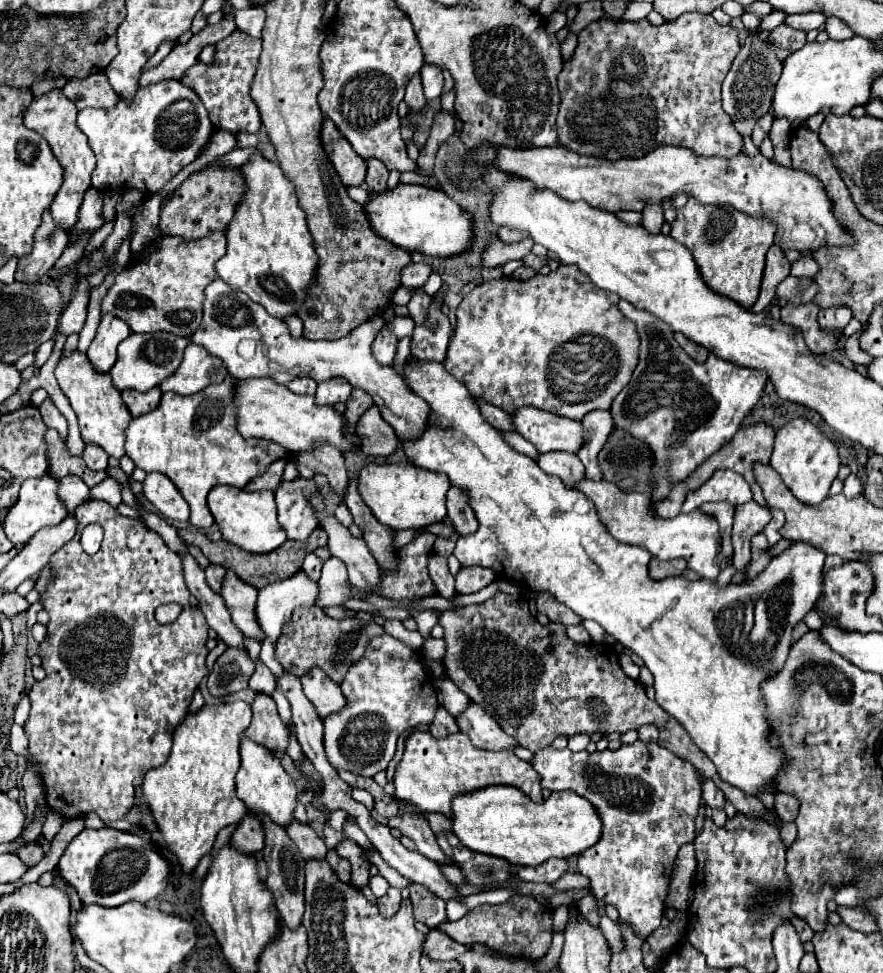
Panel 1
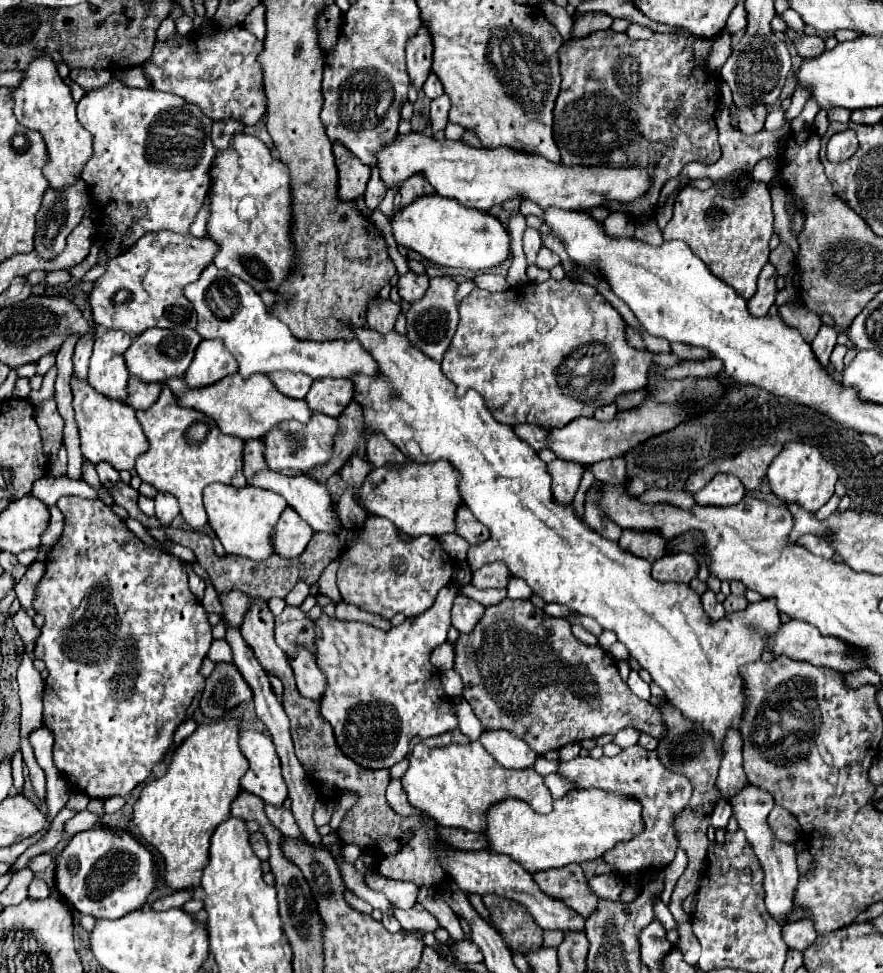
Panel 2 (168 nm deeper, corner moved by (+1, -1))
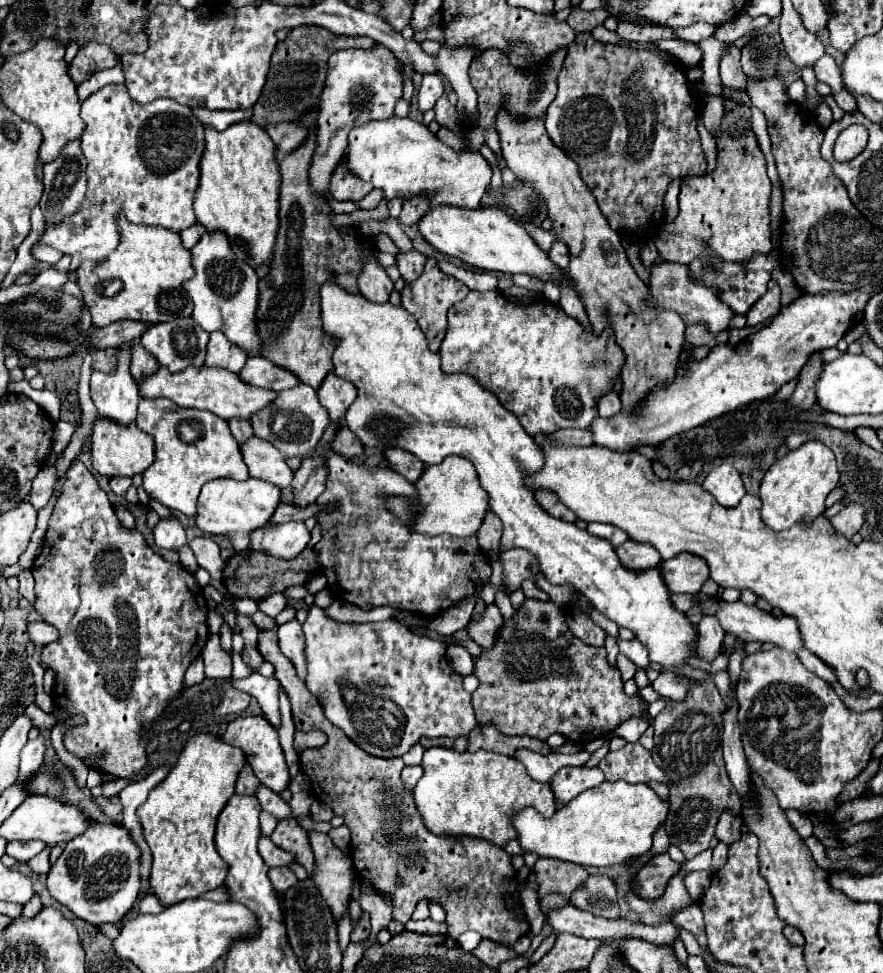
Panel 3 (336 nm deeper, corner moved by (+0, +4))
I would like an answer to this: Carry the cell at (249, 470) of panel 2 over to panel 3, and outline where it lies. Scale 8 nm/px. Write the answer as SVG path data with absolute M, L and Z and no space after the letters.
M232 419L230 425L230 431L232 435L236 437L236 441L242 445L246 443L250 437L254 437L254 431L252 431L252 423L250 421L242 421L242 419Z

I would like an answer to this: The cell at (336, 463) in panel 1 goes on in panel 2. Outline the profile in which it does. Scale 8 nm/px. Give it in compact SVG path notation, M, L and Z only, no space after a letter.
M313 412L311 420L307 424L299 424L297 420L289 420L279 424L279 428L271 428L267 436L263 436L265 444L265 456L267 456L267 466L271 470L285 470L285 468L297 468L301 472L313 468L319 462L325 462L331 458L333 450L333 438L337 432L337 420L323 414L323 412Z

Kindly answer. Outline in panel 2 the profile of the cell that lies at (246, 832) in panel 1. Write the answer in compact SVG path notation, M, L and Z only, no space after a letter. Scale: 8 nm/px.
M261 832L251 834L251 846L253 846L253 852L257 854L259 860L269 860L269 844Z

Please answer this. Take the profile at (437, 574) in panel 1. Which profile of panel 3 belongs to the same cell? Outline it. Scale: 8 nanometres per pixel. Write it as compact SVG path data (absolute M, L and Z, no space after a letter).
M492 603L492 605L484 605L484 611L470 617L466 631L482 649L488 649L494 645L494 637L496 631L500 629L500 623L502 623L502 615L498 607Z

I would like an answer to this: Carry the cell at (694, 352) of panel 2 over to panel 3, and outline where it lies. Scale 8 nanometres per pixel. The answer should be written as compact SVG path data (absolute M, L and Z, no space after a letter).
M700 325L686 327L684 337L686 337L686 343L690 343L690 345L706 345L706 347L716 347L716 345L728 341L728 333L712 335L706 331L706 327L700 327Z

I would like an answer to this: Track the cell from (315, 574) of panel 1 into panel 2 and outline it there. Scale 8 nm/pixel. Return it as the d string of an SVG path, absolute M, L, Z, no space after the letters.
M299 582L299 584L289 592L289 596L285 598L285 602L287 602L289 606L299 606L299 604L309 596L309 592L311 592L311 588L309 588L305 582Z

